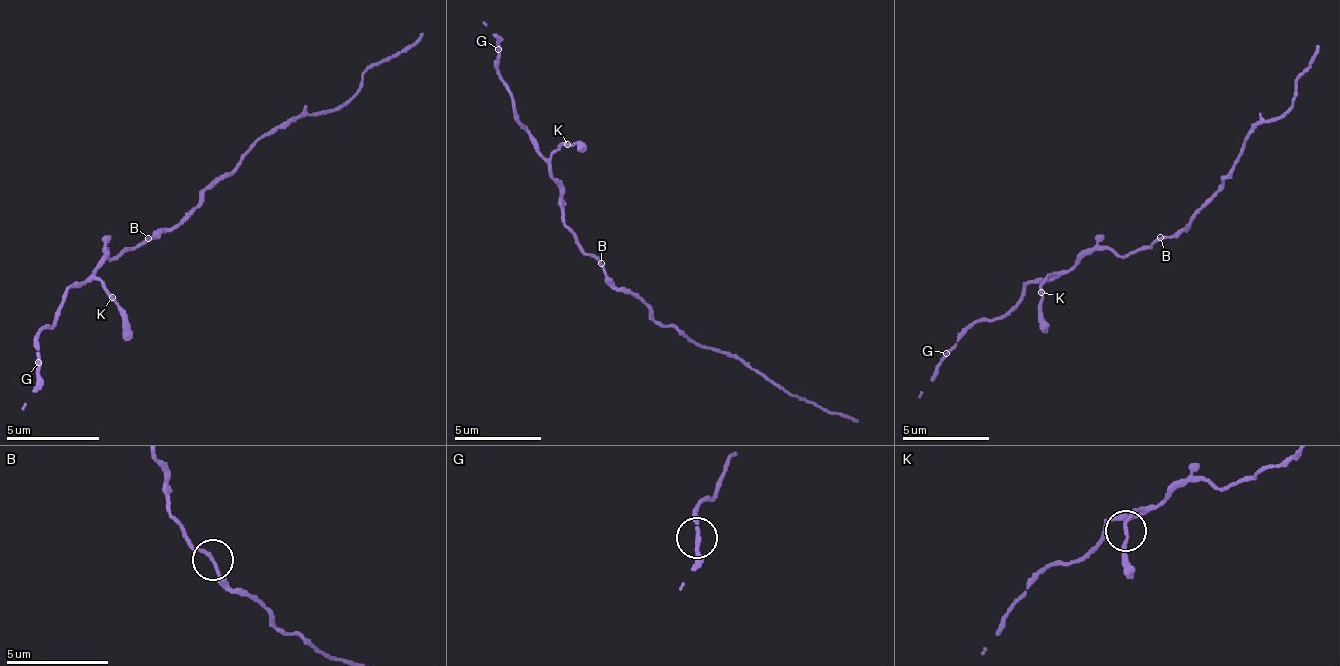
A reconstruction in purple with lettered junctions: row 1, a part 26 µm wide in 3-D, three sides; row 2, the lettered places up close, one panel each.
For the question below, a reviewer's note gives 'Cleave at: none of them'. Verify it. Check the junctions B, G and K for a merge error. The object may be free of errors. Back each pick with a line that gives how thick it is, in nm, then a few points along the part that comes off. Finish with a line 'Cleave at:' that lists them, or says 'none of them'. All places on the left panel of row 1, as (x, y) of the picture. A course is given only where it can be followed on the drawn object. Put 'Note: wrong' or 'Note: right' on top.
Note: wrong
B: 140 nm | (149, 237), (159, 237), (266, 134), (340, 106), (368, 69), (424, 32)
Cleave at: B

